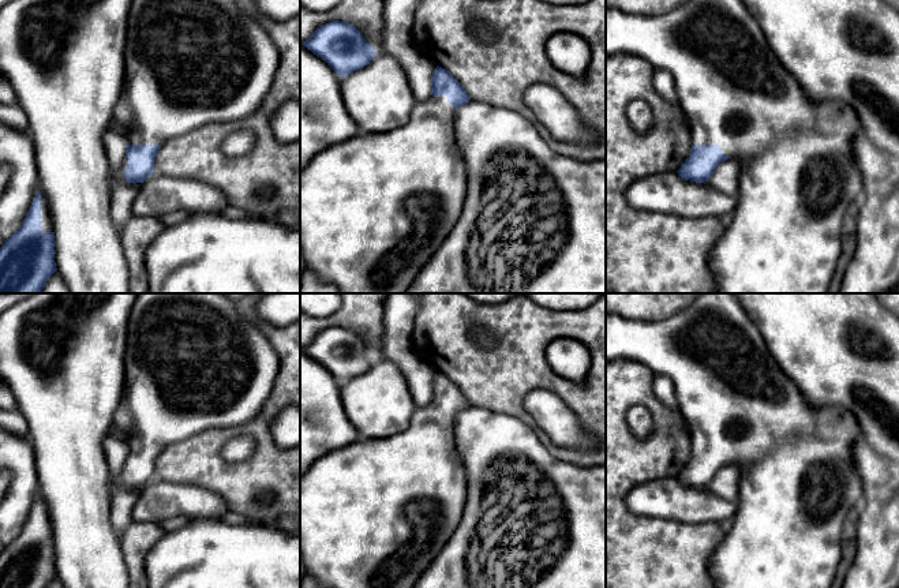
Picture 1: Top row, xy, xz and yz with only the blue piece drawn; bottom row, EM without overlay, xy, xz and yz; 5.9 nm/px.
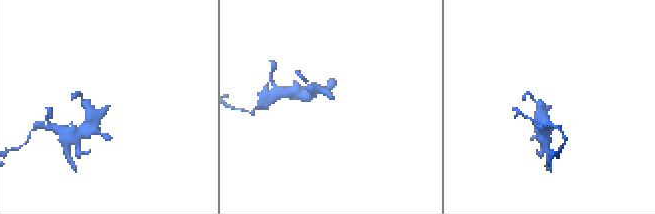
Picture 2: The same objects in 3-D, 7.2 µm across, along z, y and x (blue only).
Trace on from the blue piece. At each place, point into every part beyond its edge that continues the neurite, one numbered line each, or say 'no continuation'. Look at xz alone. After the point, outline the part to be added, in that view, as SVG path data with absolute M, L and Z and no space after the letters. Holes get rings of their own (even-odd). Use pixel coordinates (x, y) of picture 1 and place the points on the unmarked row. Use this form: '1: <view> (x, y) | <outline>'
1: xz (375, 513) | M430 401L428 405L416 408L405 431L383 438L360 438L352 445L323 456L300 476L300 558L308 576L325 588L415 588L427 566L443 550L457 529L467 505L468 479L454 441L456 419L457 416L447 408L446 401Z

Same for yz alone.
1: yz (798, 484) | M698 293L694 302L681 312L659 321L640 322L618 315L606 315L606 363L629 359L647 366L653 374L666 375L673 381L677 405L689 426L692 450L719 450L722 460L739 467L737 510L733 527L709 558L709 572L716 588L831 588L839 562L842 561L842 527L862 502L862 482L855 469L851 446L859 435L859 426L853 412L840 407L813 408L798 386L782 371L772 357L765 341L743 311L734 293Z

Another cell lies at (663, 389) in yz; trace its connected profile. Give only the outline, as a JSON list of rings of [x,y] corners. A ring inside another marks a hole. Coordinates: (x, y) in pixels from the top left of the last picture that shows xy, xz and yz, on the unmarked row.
[[[660,374],[653,375],[653,393],[663,404],[670,407],[673,411],[679,412],[673,381],[668,377]]]

